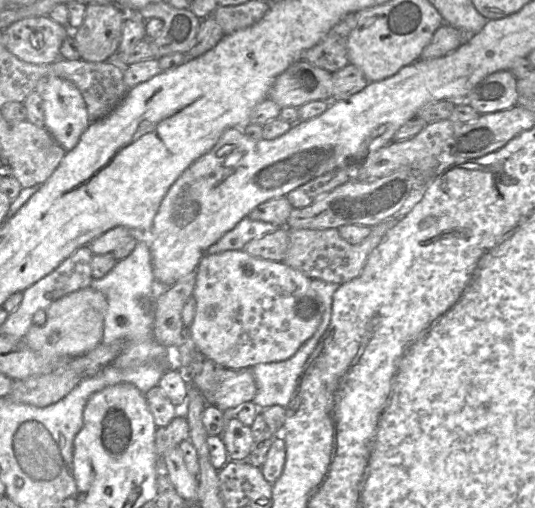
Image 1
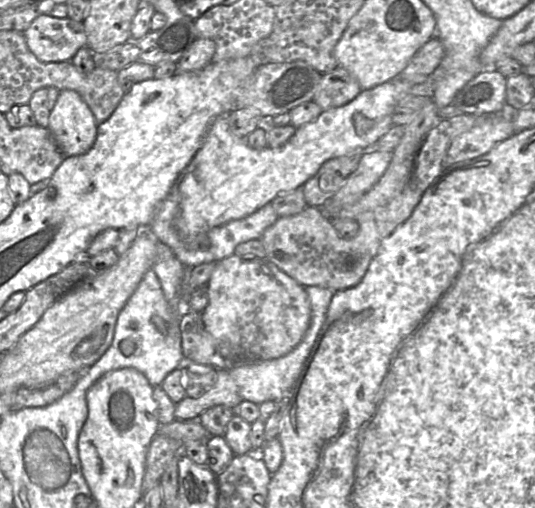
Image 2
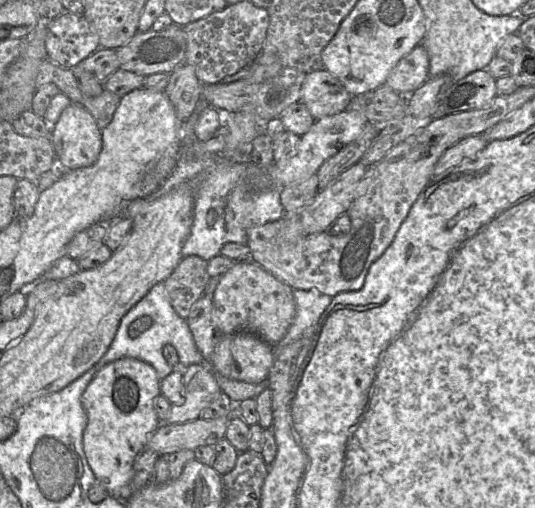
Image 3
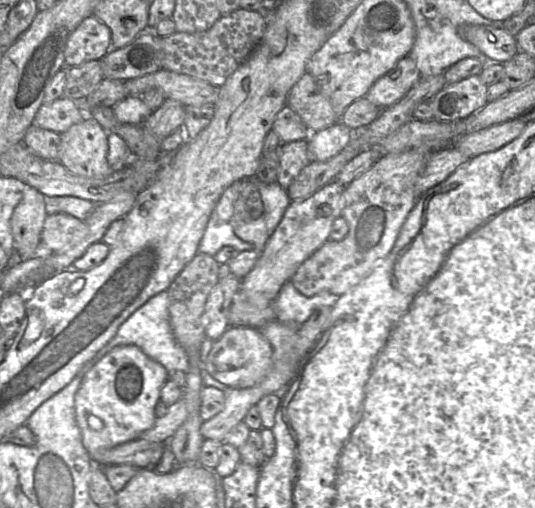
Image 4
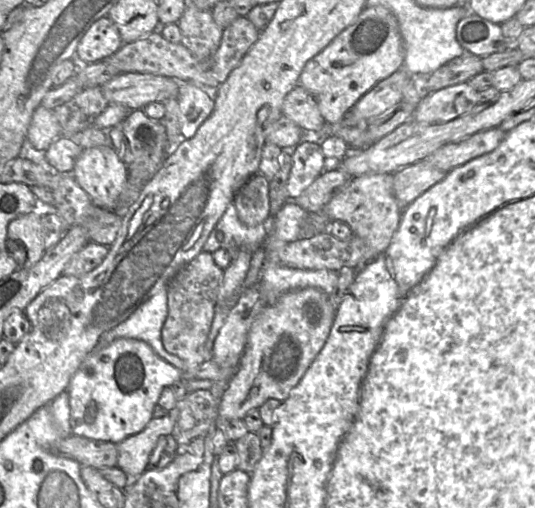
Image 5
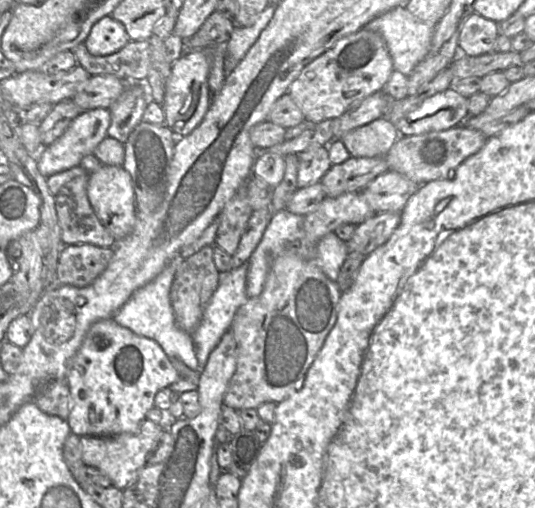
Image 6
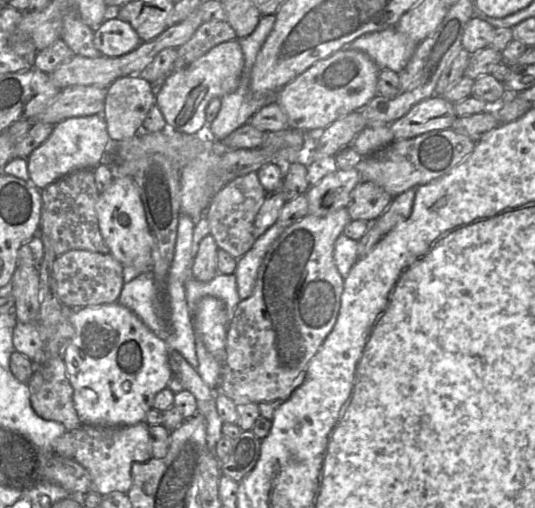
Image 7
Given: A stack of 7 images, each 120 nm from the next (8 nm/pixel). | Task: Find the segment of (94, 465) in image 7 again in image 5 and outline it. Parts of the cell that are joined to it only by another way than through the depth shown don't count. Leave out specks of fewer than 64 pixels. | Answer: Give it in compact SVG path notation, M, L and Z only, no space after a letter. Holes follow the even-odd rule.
M177 408L161 418L152 418L139 433L129 436L117 445L117 467L131 480L143 474L148 467L150 455L160 437L172 435L176 429Z

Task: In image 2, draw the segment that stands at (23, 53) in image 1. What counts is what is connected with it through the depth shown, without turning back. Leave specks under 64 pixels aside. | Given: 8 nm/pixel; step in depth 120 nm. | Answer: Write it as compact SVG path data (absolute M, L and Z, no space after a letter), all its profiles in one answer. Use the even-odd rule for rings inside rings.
M42 14L33 20L23 34L29 50L42 62L71 61L76 52L87 44L83 22L69 17L57 18Z

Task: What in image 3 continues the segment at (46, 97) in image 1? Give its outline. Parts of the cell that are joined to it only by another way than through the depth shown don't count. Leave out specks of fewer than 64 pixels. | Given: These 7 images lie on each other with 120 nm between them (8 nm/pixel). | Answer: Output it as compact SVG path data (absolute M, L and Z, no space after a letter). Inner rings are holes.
M73 102L51 126L51 140L57 165L64 170L93 165L102 149L102 131L95 118L86 108Z

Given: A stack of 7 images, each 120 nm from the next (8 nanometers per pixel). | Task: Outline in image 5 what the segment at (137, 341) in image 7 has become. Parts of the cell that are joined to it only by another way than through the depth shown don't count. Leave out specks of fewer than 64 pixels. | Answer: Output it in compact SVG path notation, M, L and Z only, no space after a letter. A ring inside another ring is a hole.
M118 338L105 348L89 353L70 379L66 391L72 434L118 444L146 427L163 388L179 380L230 380L235 370L221 368L210 358L196 370L182 371L160 358L147 343Z

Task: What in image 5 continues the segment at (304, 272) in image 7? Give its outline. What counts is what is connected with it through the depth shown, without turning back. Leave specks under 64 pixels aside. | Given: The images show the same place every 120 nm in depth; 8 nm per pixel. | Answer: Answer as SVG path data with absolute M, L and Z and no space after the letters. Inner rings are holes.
M393 173L366 174L351 178L322 211L330 221L342 221L349 225L354 235L373 248L375 256L378 256L389 246L402 215L402 209L394 195L393 183ZM311 287L291 290L260 311L247 334L238 367L219 402L219 419L243 419L249 410L259 409L269 399L280 402L287 399L327 340L336 311L329 295Z

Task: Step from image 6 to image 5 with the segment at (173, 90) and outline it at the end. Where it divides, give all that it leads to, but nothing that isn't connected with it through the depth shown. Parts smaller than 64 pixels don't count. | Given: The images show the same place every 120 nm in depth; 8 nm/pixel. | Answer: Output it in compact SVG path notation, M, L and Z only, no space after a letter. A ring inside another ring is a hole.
M180 82L177 100L181 134L191 139L213 112L213 94L192 82Z

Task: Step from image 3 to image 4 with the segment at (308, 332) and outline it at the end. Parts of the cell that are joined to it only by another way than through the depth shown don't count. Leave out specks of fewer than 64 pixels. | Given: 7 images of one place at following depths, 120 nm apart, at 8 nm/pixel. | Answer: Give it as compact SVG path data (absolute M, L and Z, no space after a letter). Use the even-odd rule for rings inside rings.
M287 281L281 287L272 306L279 322L286 325L302 325L315 310L323 306L333 307L336 300L337 296L329 292L306 297Z

